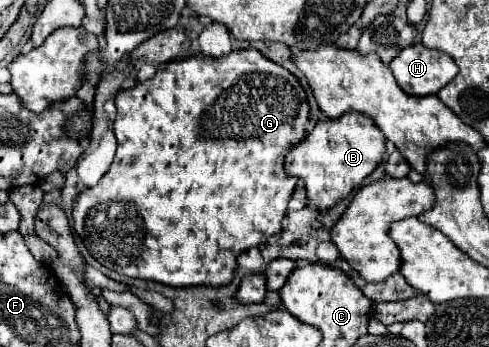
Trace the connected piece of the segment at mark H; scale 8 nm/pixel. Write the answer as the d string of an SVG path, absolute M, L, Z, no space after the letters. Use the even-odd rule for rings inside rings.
M422 44L404 48L390 62L390 70L398 86L406 94L414 96L438 94L440 88L444 88L458 74L458 66L448 54L430 50Z

